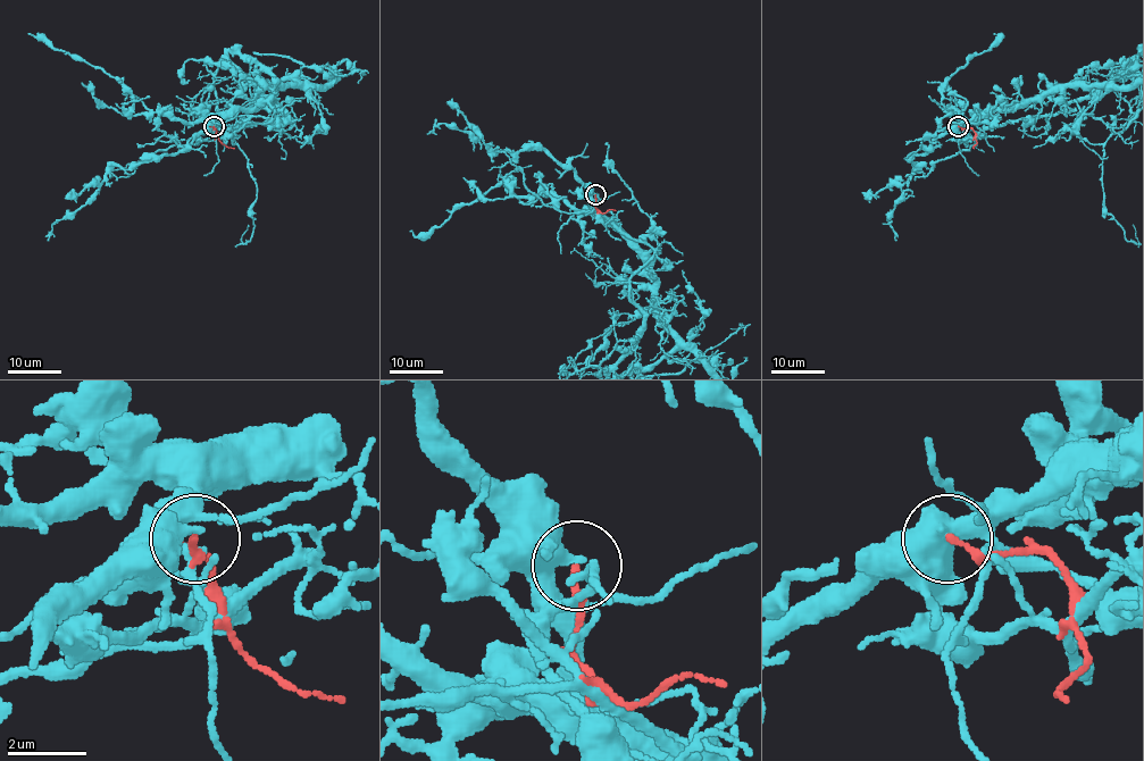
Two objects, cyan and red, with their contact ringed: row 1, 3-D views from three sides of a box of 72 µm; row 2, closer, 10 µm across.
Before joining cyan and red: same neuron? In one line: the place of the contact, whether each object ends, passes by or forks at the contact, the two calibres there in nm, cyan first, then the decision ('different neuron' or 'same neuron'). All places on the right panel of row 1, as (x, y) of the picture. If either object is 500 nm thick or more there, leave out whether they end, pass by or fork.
at (958, 126); cyan passes by; red ends there; 420 nm thick on the cyan side, 180 nm on the other; different neuron

